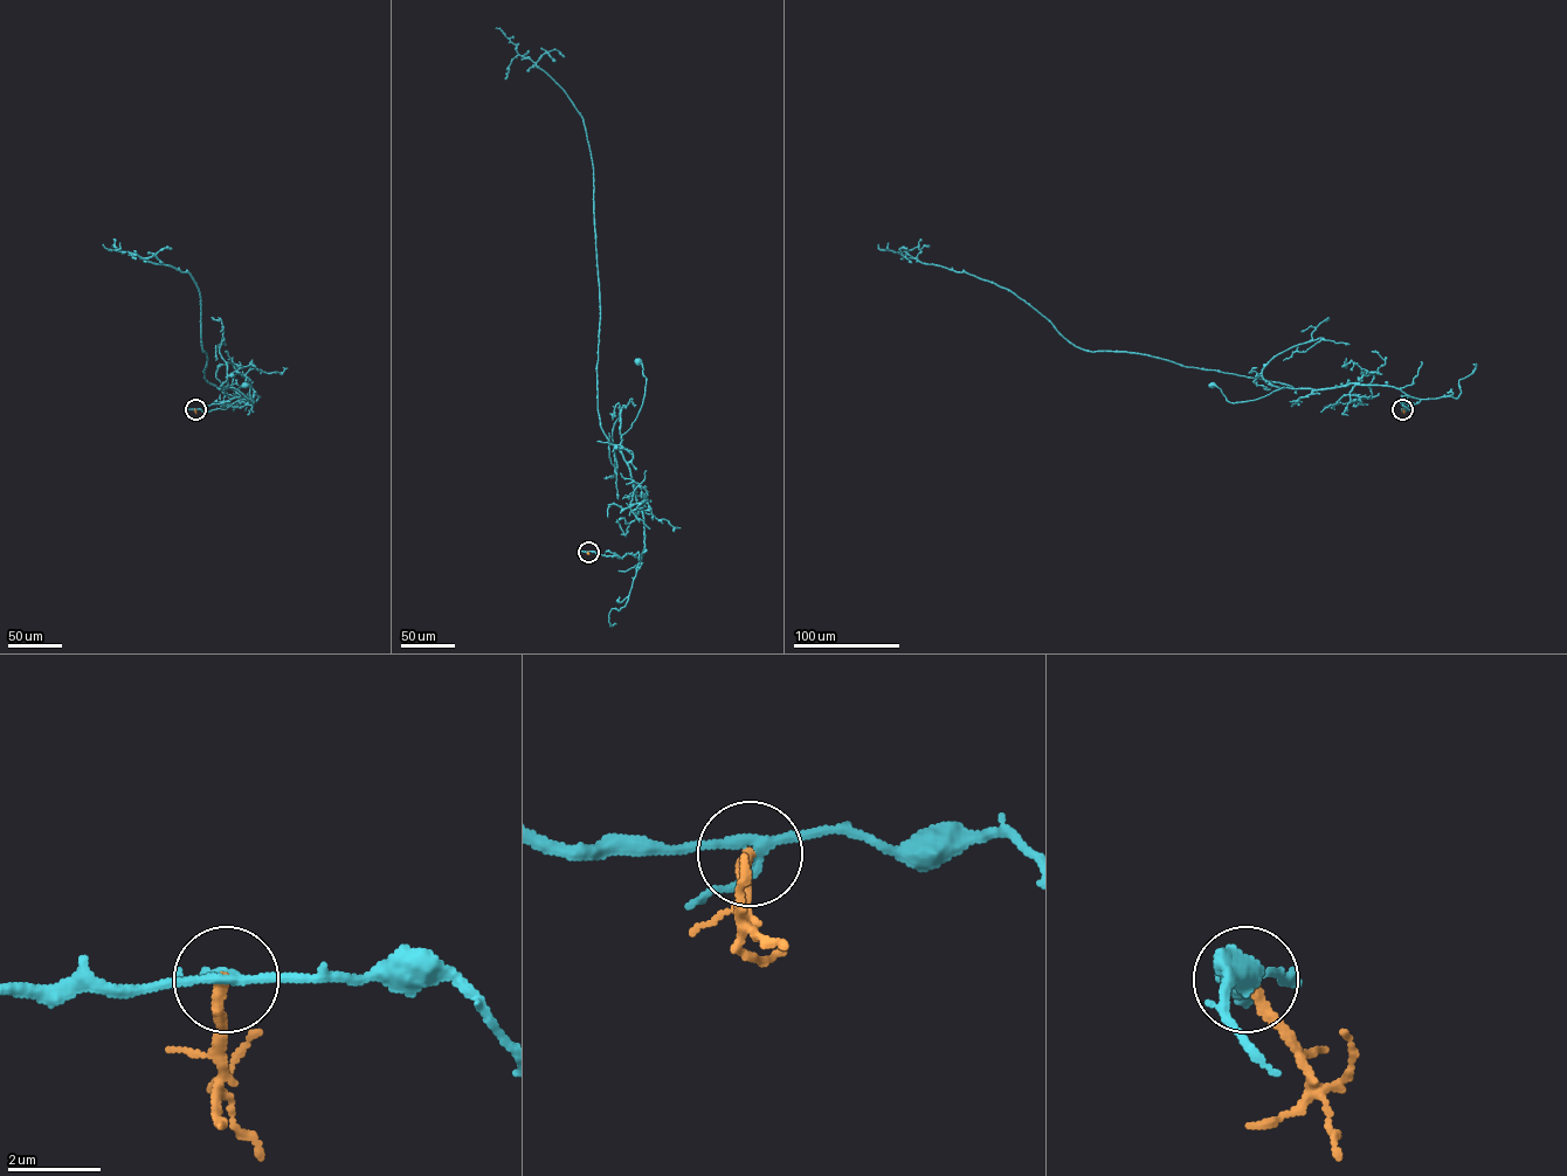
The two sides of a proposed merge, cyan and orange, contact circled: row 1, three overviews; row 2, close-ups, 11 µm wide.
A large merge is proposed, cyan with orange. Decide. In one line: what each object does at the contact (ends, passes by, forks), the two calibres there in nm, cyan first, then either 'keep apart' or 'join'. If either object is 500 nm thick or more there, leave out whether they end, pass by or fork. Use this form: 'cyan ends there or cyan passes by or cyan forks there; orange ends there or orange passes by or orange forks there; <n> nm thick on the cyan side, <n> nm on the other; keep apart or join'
cyan forks there; orange ends there; 180 nm thick on the cyan side, 260 nm on the other; keep apart

